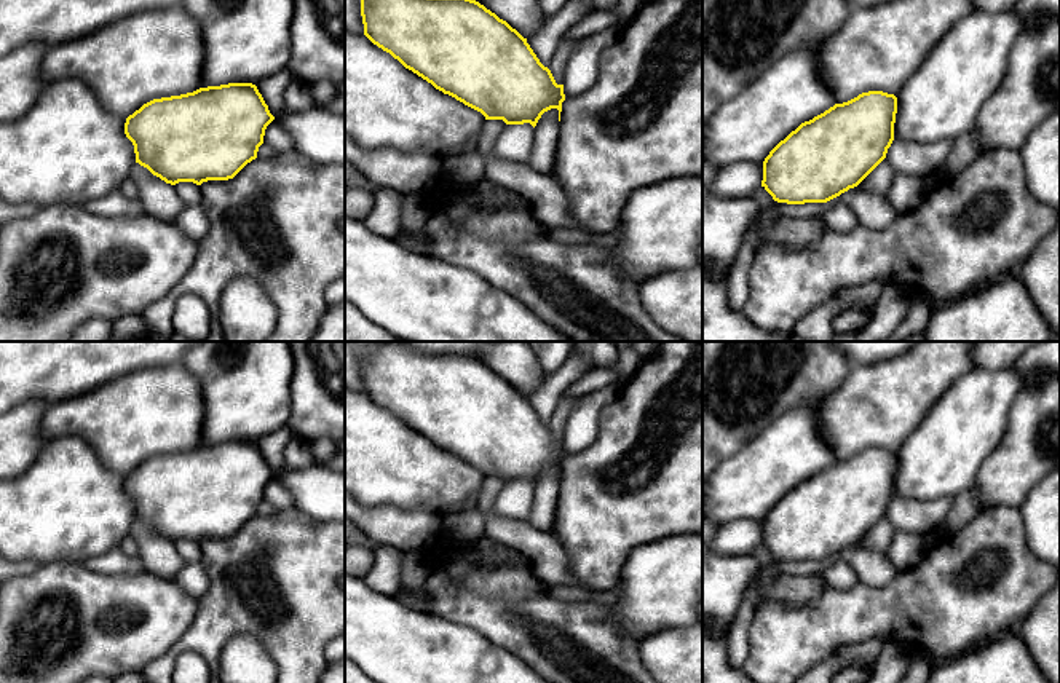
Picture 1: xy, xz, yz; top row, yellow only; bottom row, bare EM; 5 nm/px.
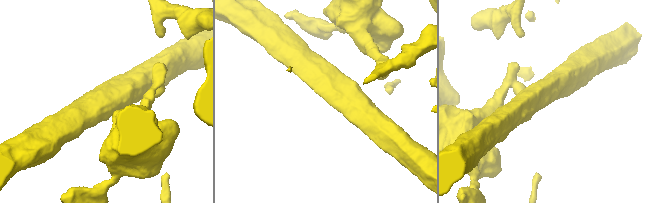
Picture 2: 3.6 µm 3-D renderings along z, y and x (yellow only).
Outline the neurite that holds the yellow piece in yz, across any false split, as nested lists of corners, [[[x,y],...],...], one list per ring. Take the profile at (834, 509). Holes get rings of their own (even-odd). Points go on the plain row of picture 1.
[[[862,450],[801,480],[763,519],[761,544],[777,560],[827,560],[849,546],[886,554],[896,528],[884,517],[894,498],[897,455]]]

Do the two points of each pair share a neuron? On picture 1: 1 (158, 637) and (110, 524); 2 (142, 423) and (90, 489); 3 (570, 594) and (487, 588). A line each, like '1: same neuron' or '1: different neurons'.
1: different neurons
2: different neurons
3: different neurons

